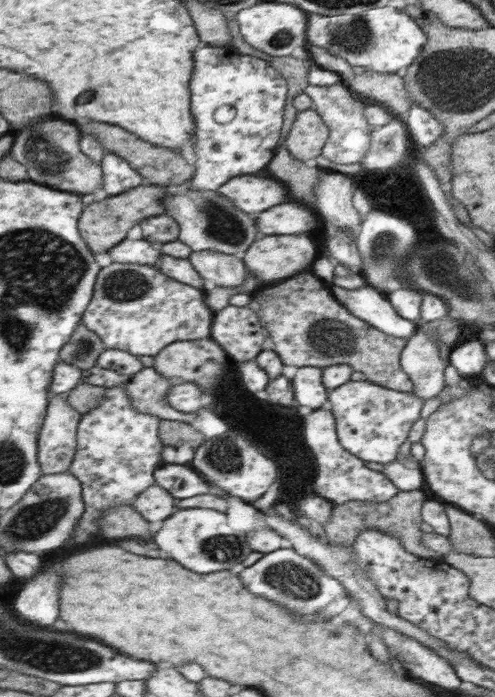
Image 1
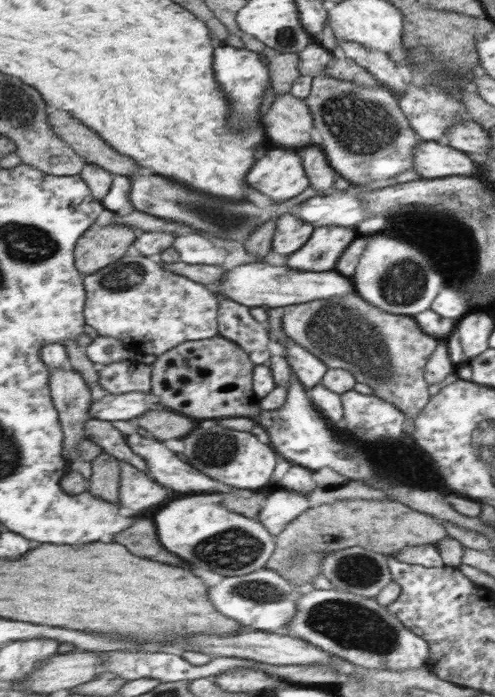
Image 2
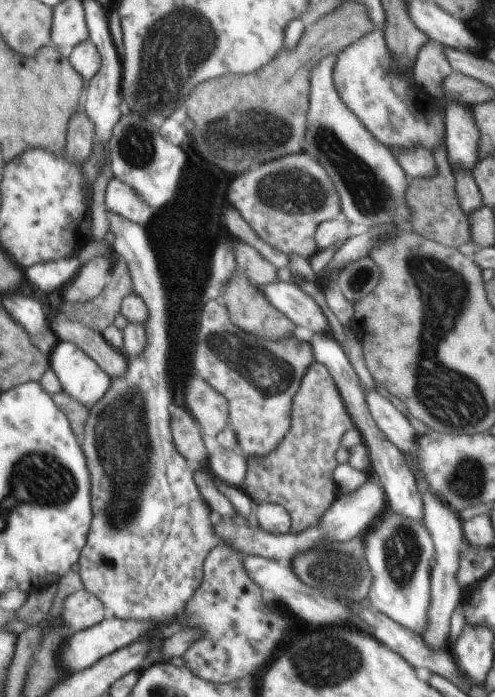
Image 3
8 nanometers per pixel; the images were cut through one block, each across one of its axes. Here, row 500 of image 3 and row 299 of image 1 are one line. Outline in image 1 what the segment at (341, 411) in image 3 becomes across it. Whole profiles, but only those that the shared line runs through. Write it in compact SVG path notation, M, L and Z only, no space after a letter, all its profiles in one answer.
M310 270L282 282L263 286L253 294L260 304L259 320L270 334L273 350L283 364L326 368L334 364L349 364L363 372L370 382L400 392L413 392L413 381L404 372L405 338L390 336L348 312L332 292L333 283Z

